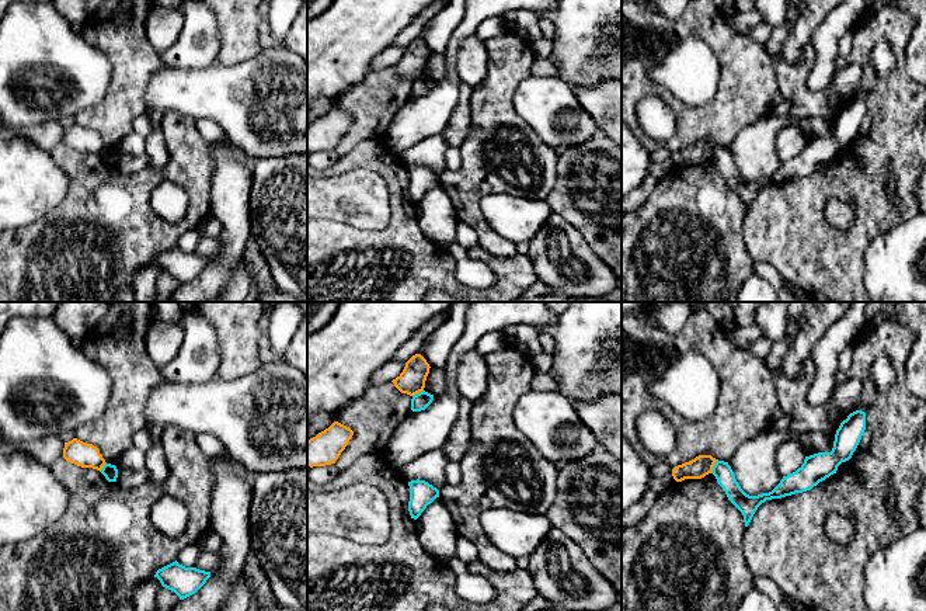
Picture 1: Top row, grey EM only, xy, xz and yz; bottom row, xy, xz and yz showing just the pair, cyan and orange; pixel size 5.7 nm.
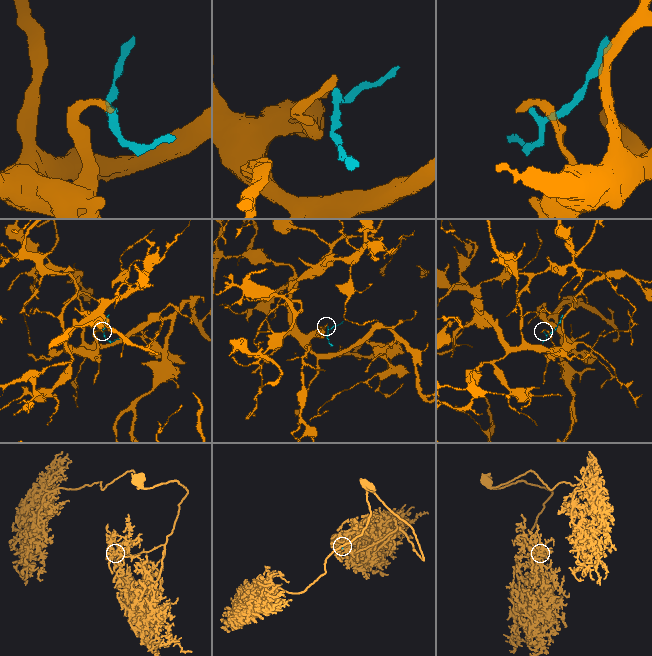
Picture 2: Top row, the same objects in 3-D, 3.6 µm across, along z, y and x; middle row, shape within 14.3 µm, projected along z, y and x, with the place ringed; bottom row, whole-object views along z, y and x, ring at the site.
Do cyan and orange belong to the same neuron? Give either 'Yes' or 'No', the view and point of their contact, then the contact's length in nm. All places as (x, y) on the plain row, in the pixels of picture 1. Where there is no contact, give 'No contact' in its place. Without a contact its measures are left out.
No. Touches cyan at yz (713, 152). Shared border 90 nm

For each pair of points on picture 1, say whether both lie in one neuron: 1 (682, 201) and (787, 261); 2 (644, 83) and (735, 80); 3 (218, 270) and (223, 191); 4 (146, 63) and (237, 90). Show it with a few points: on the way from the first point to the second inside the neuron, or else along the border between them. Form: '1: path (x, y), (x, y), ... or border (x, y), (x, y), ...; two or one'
1: border (745, 212), (742, 245), (754, 263); two
2: path (668, 97), (685, 114), (709, 114), (719, 104); one
3: path (230, 250), (230, 211); one
4: border (169, 66), (162, 66), (152, 75), (143, 96); two

